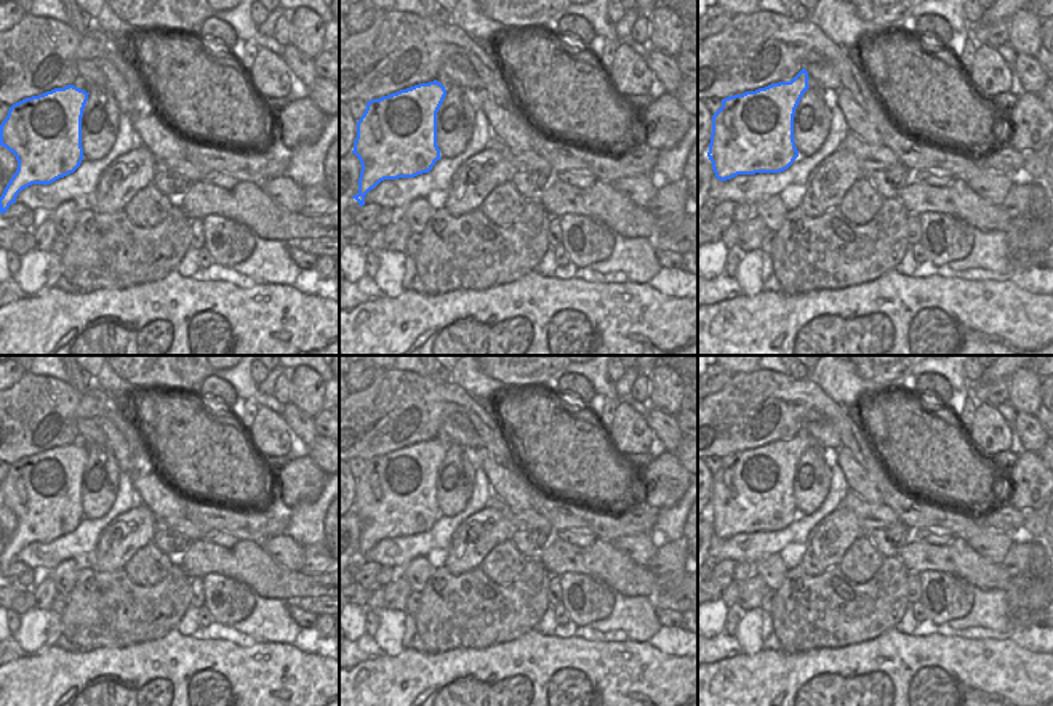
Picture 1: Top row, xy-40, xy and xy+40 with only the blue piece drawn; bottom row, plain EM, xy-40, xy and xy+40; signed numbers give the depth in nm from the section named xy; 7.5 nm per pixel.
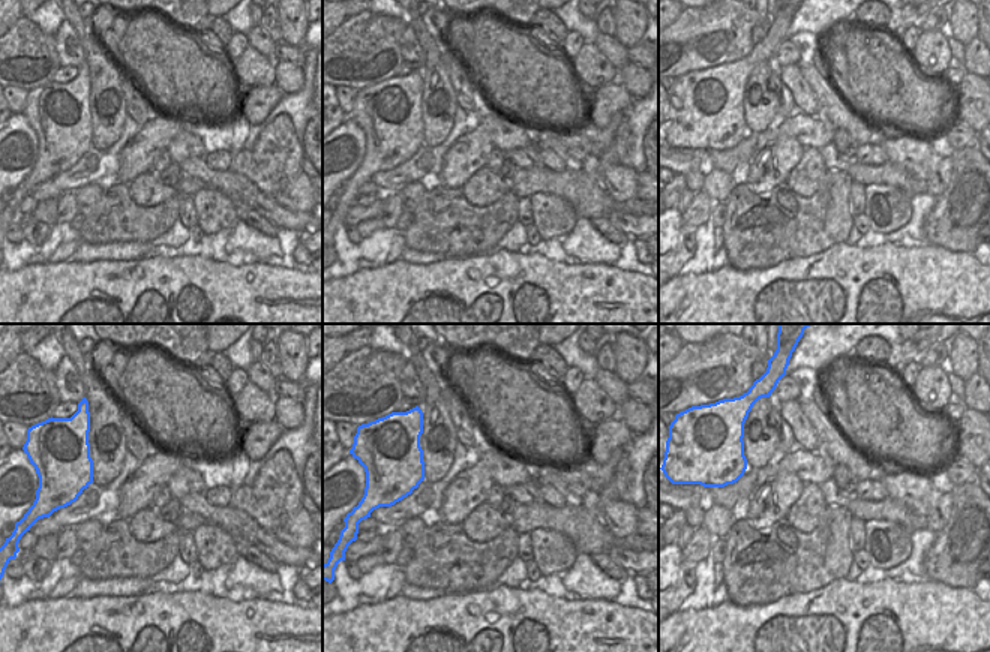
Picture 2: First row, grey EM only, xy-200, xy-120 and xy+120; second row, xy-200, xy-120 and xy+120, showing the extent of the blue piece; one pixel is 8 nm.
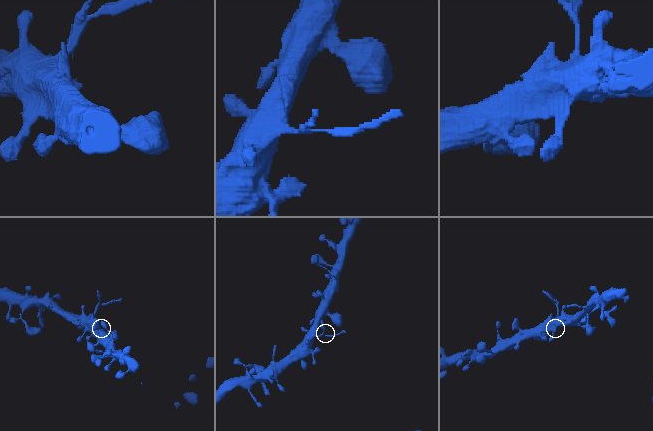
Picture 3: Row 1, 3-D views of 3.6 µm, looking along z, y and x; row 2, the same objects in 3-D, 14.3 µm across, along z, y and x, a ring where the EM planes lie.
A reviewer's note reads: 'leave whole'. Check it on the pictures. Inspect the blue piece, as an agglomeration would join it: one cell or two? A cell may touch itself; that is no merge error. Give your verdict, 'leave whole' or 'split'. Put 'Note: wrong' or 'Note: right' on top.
Note: wrong
split

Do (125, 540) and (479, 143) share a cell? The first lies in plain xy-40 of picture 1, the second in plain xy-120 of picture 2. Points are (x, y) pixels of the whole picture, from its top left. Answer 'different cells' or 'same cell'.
same cell

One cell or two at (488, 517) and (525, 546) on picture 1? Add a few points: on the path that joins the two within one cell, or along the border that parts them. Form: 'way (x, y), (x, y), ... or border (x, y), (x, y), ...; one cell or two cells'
border (512, 532), (509, 538); two cells

